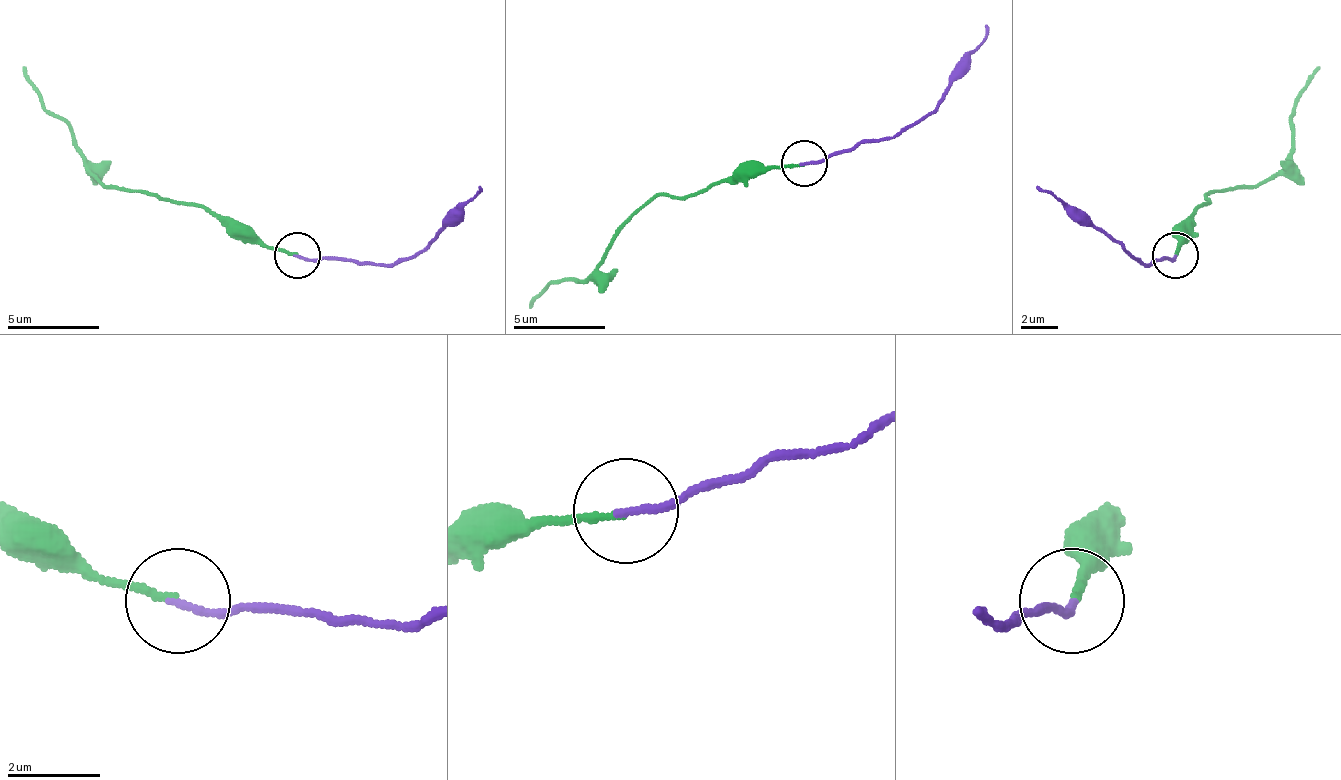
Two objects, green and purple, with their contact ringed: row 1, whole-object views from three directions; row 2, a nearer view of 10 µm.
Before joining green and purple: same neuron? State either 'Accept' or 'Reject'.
Accept

